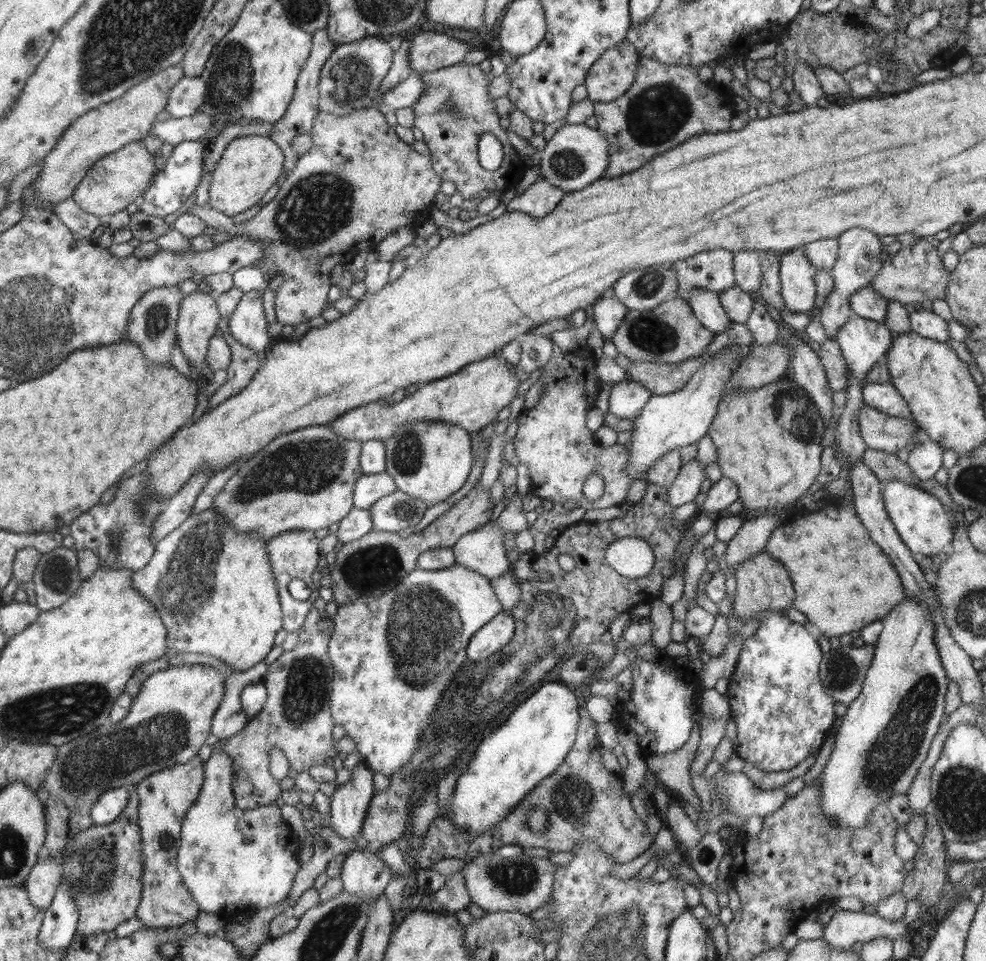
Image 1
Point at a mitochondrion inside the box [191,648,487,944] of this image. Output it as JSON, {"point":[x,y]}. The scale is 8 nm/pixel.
{"point":[450,725]}

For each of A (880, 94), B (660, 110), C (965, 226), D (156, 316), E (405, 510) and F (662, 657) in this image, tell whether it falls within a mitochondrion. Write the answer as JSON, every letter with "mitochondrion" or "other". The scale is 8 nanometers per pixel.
{"A":"other","B":"mitochondrion","C":"other","D":"mitochondrion","E":"mitochondrion","F":"other"}

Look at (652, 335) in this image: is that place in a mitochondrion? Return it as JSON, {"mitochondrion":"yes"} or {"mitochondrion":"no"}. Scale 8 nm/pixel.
{"mitochondrion":"yes"}

